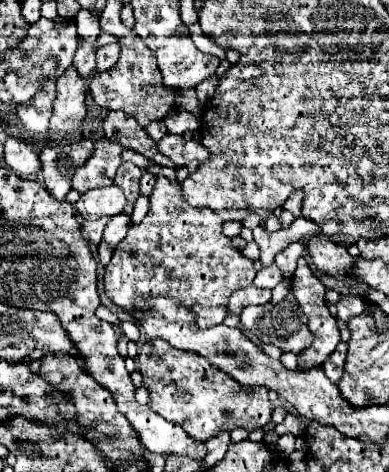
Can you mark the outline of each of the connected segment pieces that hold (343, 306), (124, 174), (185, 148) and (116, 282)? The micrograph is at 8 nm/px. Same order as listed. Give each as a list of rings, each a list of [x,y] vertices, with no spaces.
[[[345,294],[345,296],[341,296],[341,300],[337,302],[337,312],[339,312],[339,320],[343,320],[345,324],[353,318],[353,316],[359,316],[359,314],[363,314],[363,310],[365,310],[367,306],[365,306],[365,302],[363,302],[363,298],[359,298],[359,296],[353,296],[353,294]]]
[[[125,162],[115,178],[115,186],[119,186],[125,192],[125,198],[129,204],[135,204],[137,196],[139,196],[139,180],[143,176],[143,170],[139,170],[135,164]]]
[[[167,132],[159,142],[157,148],[161,154],[165,154],[175,166],[187,166],[191,160],[205,162],[207,160],[207,148],[195,140],[185,140],[181,134]]]
[[[159,174],[159,182],[155,184],[149,200],[151,200],[151,206],[147,216],[143,218],[141,224],[133,224],[129,228],[125,240],[119,242],[119,246],[111,256],[111,262],[105,266],[103,282],[105,282],[107,298],[119,308],[123,308],[125,312],[133,312],[137,298],[167,296],[183,304],[191,314],[195,314],[195,326],[199,330],[221,324],[227,312],[227,298],[235,290],[245,288],[253,282],[255,278],[253,262],[245,258],[241,250],[237,250],[231,244],[231,238],[227,238],[221,232],[223,218],[219,218],[219,214],[215,214],[211,208],[189,206],[177,182],[169,182],[165,180],[165,176]]]

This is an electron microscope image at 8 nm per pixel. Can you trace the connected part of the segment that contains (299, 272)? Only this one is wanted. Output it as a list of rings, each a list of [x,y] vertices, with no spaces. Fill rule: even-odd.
[[[303,256],[297,260],[297,270],[295,270],[293,278],[291,278],[291,290],[293,290],[293,296],[295,296],[297,304],[299,304],[299,308],[303,310],[303,314],[305,314],[307,320],[309,320],[309,322],[307,322],[309,330],[315,334],[313,344],[299,354],[299,368],[305,370],[305,368],[311,368],[311,366],[321,366],[321,364],[327,360],[327,356],[335,350],[335,346],[341,342],[341,334],[339,334],[339,328],[337,328],[337,320],[329,314],[329,306],[327,306],[327,302],[325,302],[325,292],[327,292],[327,288],[325,288],[325,286],[321,284],[321,280],[311,272],[311,268],[309,268],[309,264],[307,264],[307,260],[305,260]]]

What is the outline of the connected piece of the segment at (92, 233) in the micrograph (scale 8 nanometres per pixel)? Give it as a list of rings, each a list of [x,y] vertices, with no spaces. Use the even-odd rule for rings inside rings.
[[[103,216],[103,218],[99,218],[99,220],[83,220],[83,222],[81,222],[81,232],[83,232],[83,236],[85,236],[91,244],[97,246],[97,244],[101,242],[101,236],[103,236],[103,230],[105,230],[107,222],[109,222],[107,216]]]

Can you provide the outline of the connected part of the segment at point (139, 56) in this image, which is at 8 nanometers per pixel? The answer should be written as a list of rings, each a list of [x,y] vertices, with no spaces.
[[[135,32],[119,36],[117,40],[121,46],[119,62],[103,74],[93,74],[89,80],[89,92],[93,100],[101,108],[123,110],[127,114],[133,114],[141,126],[147,126],[153,120],[163,120],[175,108],[175,92],[173,88],[163,86],[155,54],[151,54],[151,50],[143,44],[141,38],[137,38]]]

